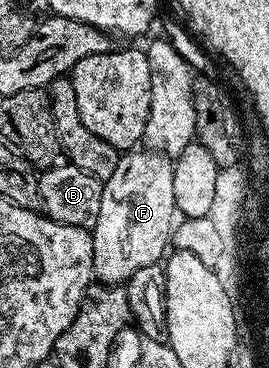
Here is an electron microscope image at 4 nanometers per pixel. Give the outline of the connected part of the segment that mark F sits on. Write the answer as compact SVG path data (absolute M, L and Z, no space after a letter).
M129 151L122 155L111 179L102 184L99 215L91 226L93 276L106 285L121 285L129 281L139 267L158 264L171 245L175 226L172 160L163 153L137 152L141 151Z

